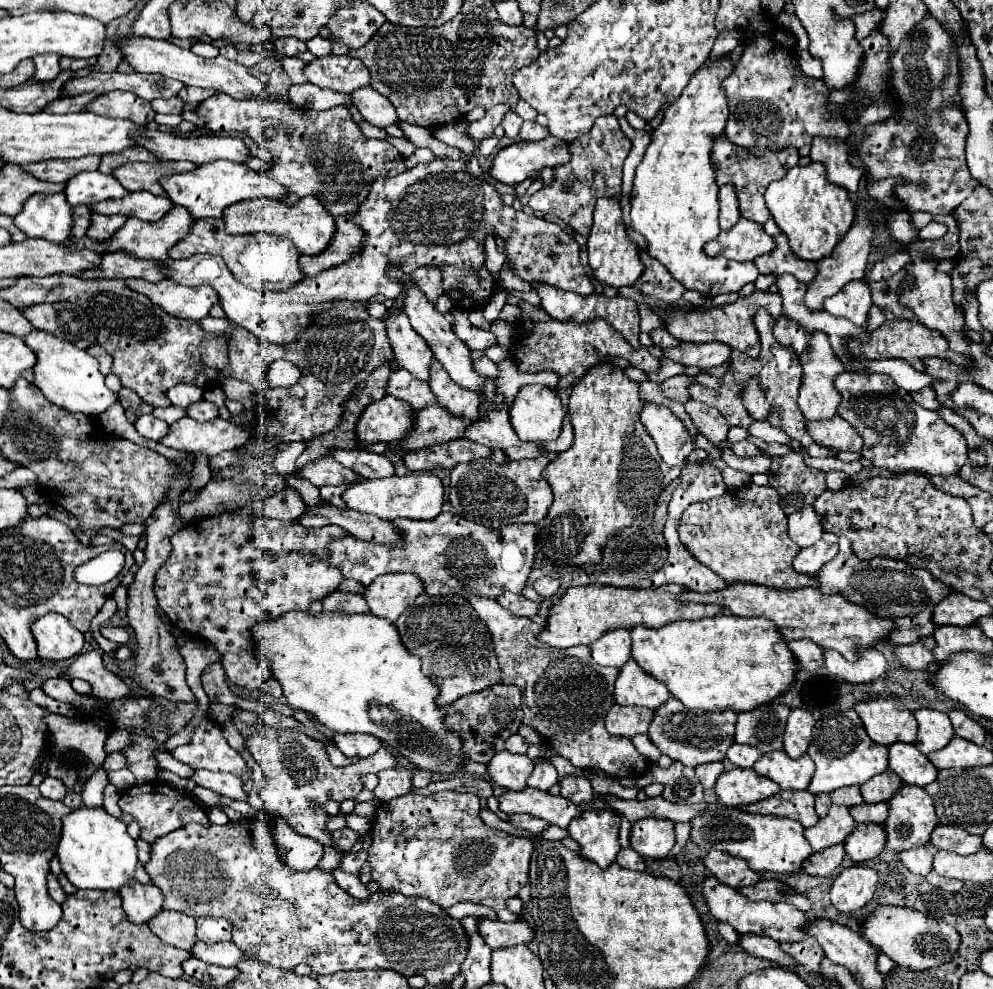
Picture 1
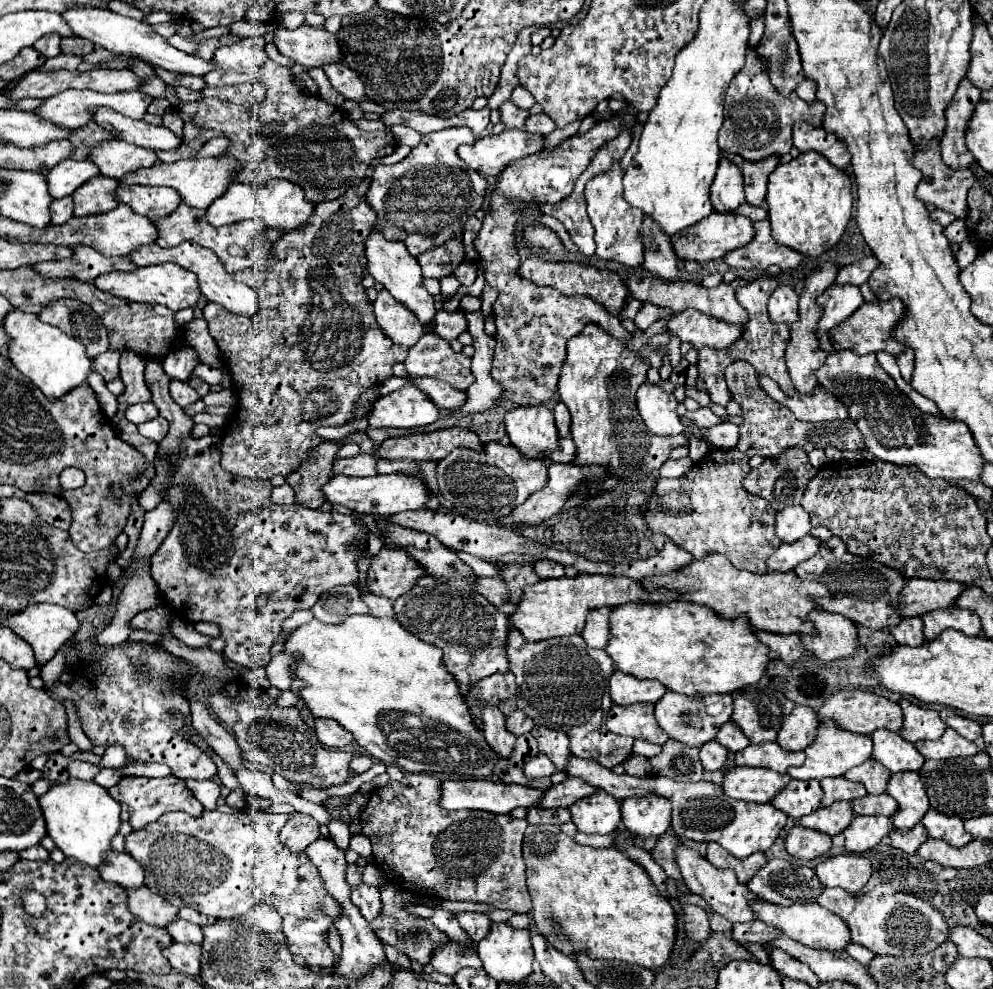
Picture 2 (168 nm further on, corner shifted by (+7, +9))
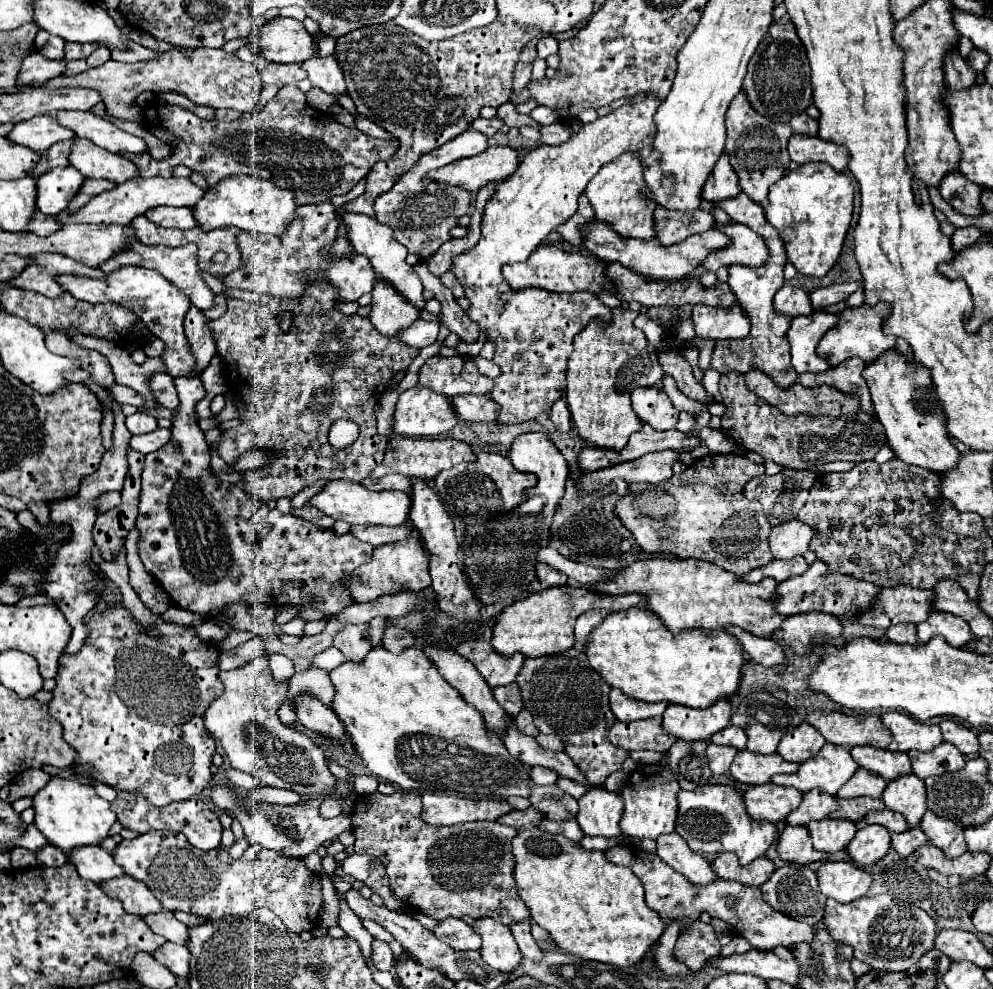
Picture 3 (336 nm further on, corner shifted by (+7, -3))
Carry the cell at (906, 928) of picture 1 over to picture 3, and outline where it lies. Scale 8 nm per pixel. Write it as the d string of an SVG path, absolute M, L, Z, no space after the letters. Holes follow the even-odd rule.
M879 894L873 898L865 896L849 904L829 898L823 924L835 942L853 946L853 956L857 960L867 962L873 970L881 972L903 972L911 968L921 960L921 956L933 950L937 936L937 924L925 910L889 894Z

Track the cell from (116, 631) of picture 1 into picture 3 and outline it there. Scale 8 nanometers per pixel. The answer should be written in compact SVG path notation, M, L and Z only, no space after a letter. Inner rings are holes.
M253 636L249 642L233 648L229 652L219 652L217 668L219 670L231 670L231 668L243 666L245 662L251 662L257 656L265 656L265 652L263 652L263 640L259 636Z

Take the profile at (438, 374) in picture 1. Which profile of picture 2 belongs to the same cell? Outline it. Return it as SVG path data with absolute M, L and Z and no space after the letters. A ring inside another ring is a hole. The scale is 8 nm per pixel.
M427 332L409 350L405 360L407 378L439 378L449 382L453 388L467 390L475 376L471 372L471 358L463 352L453 352L447 340Z

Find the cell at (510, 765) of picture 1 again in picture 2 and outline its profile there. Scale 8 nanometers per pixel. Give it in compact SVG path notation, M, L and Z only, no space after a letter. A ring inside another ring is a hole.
M485 704L485 708L483 708L483 734L499 756L509 758L509 754L515 746L515 736L511 732L507 732L505 716L493 704Z

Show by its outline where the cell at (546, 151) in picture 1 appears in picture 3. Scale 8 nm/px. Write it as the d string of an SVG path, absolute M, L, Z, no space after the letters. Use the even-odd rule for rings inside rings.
M489 146L485 152L477 156L461 158L431 172L431 178L461 186L467 192L477 192L489 182L499 182L511 176L511 172L515 172L515 168L519 166L517 156L517 148Z

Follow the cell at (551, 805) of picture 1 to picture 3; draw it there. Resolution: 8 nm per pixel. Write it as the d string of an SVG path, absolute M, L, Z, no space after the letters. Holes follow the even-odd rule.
M423 794L423 820L437 828L475 820L497 820L509 812L511 804L505 800L469 800L461 796Z

